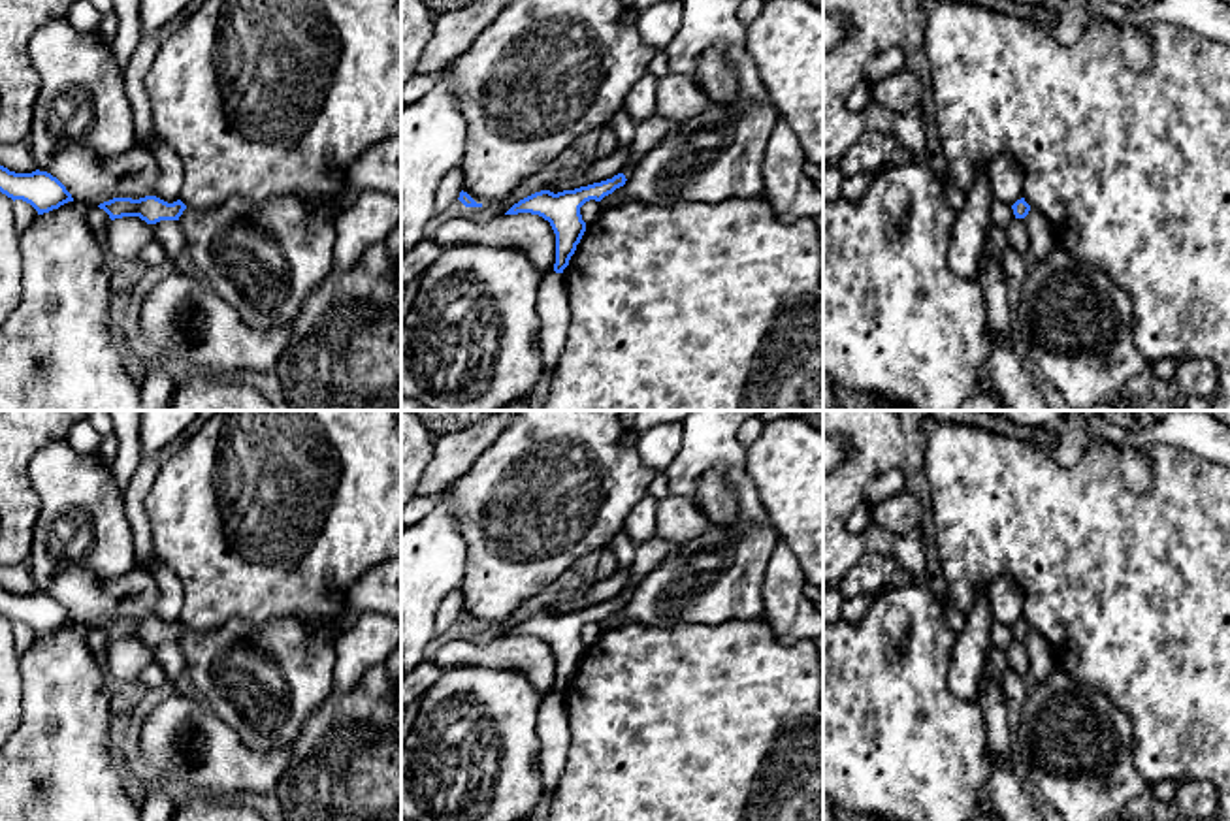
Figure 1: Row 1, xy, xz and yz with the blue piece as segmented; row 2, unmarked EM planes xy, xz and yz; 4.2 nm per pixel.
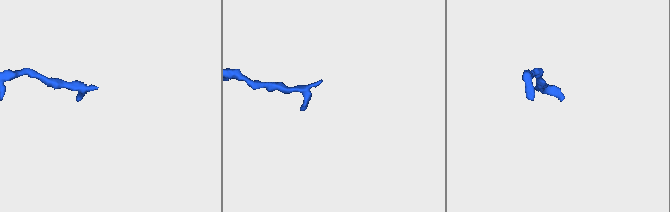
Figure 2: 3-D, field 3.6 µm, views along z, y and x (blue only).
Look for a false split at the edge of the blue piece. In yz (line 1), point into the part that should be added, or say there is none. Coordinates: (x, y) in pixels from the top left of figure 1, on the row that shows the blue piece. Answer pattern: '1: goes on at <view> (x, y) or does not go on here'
1: does not go on here

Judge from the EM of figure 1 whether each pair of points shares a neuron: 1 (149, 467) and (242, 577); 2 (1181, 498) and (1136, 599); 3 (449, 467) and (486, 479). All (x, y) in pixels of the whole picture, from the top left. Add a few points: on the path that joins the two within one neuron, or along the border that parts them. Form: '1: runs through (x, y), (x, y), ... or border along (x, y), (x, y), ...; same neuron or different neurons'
1: border along (161, 466), (145, 499), (147, 518); different neurons
2: runs through (1174, 522), (1170, 541), (1153, 558), (1153, 575); same neuron
3: border along (494, 439), (449, 486); different neurons

